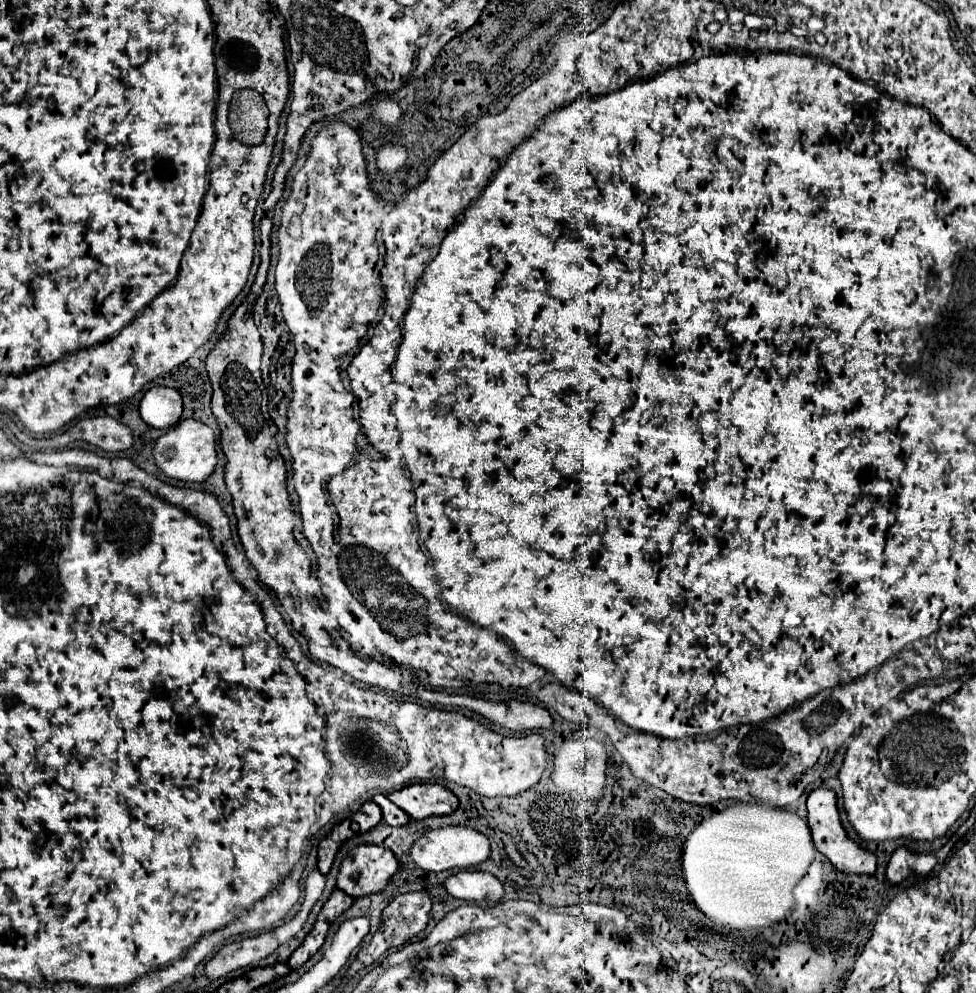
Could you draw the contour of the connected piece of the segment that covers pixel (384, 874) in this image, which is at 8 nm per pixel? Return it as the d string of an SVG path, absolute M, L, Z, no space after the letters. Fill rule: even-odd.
M349 855L337 875L337 887L353 899L359 899L383 891L397 871L399 863L351 863Z

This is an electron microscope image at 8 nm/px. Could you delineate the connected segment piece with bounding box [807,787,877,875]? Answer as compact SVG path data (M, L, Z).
M817 787L815 791L809 793L807 797L807 811L809 811L809 827L813 833L813 841L815 847L827 855L827 859L841 871L847 875L873 875L877 861L875 855L869 851L863 851L855 841L851 841L839 821L839 811L837 811L837 799L835 793L827 787Z

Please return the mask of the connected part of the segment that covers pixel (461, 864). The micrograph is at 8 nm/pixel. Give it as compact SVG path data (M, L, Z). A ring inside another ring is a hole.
M461 825L427 831L411 847L411 857L417 863L417 867L421 867L423 871L431 871L431 873L439 873L439 871L447 871L447 869L467 869L467 867L479 865L485 859L489 859L489 853L491 853L489 839L483 833L479 833L471 827L461 827Z

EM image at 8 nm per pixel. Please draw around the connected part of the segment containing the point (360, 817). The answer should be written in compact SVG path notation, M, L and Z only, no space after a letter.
M367 801L355 815L349 817L349 821L357 823L361 827L361 833L367 833L381 821L381 809L373 801Z

